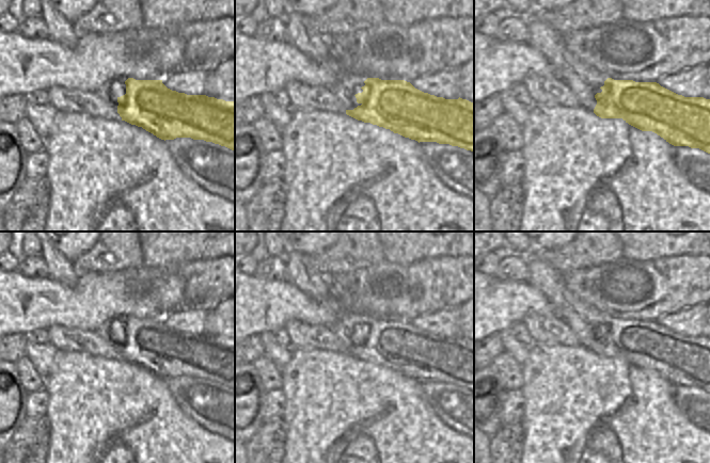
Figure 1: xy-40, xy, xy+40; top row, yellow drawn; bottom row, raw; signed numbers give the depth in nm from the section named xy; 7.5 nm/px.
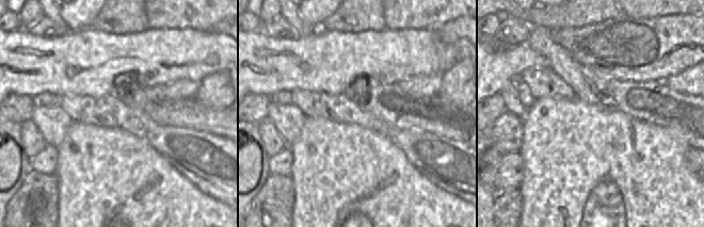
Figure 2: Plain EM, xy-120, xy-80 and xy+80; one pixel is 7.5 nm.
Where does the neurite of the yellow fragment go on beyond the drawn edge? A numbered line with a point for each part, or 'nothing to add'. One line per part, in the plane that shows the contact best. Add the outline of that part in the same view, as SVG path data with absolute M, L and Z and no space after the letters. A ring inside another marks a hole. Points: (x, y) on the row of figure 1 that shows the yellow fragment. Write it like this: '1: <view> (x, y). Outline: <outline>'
1: xy (342, 90). Outline: M353 74L345 76L341 82L331 87L333 95L344 105L346 110L353 110L362 103L357 102L356 94L362 93L362 86L365 85L364 81L369 78L362 74Z

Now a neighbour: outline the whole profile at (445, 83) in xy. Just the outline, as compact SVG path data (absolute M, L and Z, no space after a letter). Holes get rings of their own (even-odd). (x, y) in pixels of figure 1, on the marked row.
M459 68L422 76L410 83L415 89L437 97L445 99L459 98Z

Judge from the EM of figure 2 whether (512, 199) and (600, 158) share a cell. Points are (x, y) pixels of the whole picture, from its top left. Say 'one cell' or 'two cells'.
two cells

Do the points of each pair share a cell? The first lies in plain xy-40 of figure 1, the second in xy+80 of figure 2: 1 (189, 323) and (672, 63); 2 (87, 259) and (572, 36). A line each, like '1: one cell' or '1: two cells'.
1: two cells
2: two cells

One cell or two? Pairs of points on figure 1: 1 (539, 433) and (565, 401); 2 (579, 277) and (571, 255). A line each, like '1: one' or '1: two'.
1: one
2: two

